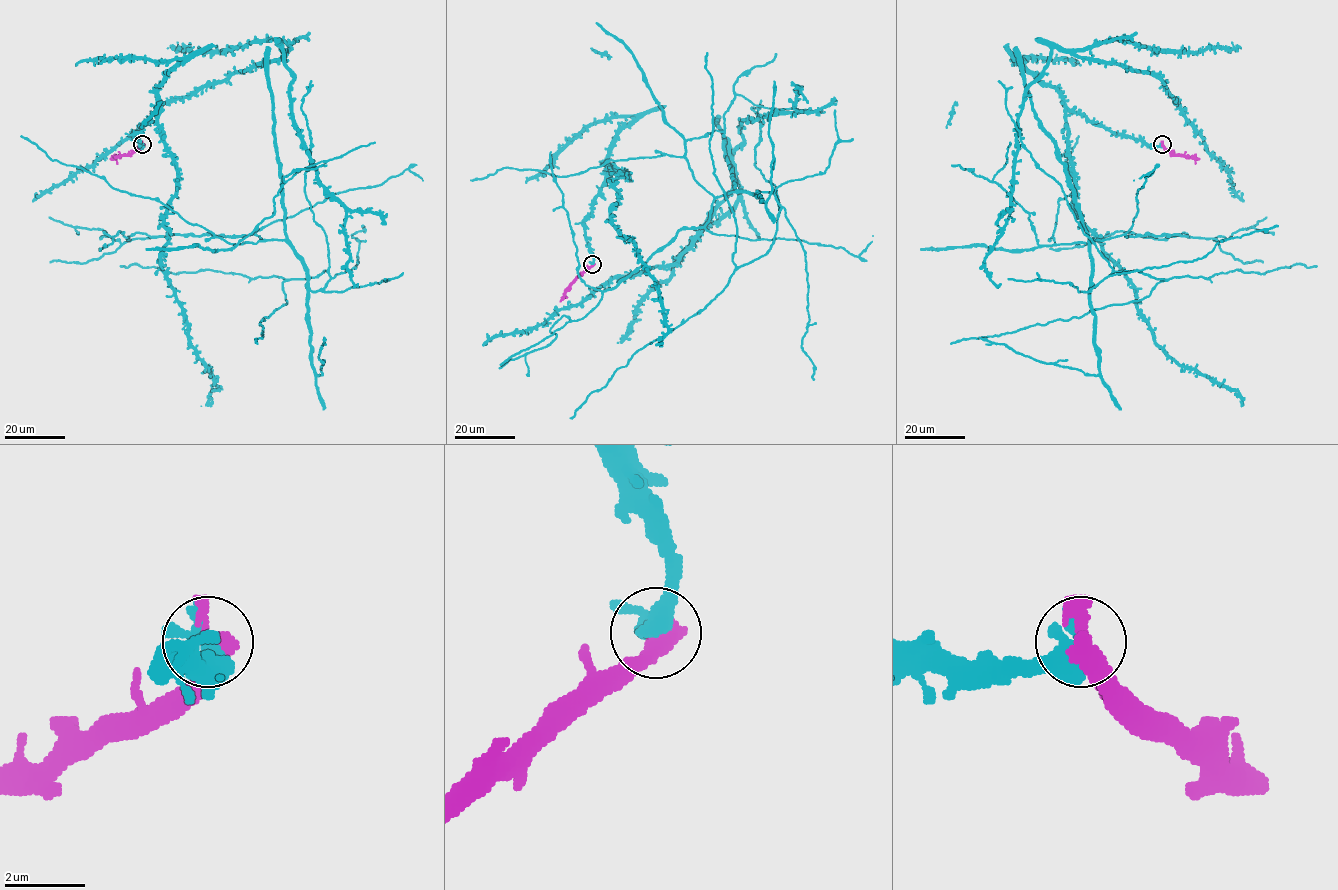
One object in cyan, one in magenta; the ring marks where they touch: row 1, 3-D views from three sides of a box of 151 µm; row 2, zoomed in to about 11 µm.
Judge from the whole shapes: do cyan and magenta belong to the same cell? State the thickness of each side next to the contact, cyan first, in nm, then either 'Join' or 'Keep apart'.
Thickness 460 nm (cyan) against 600 nm. Join

